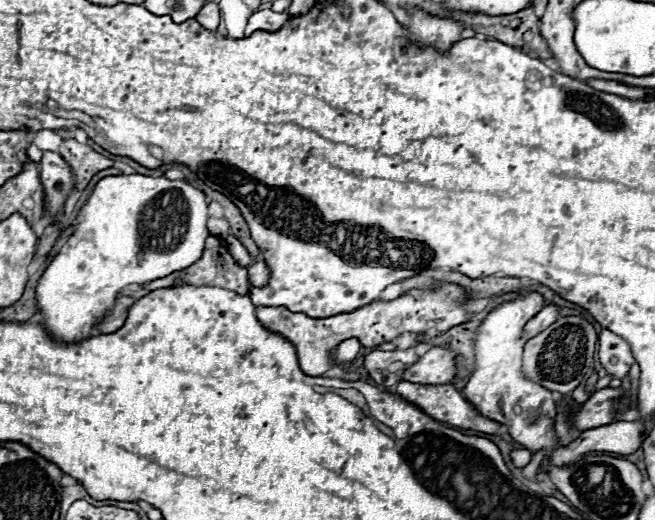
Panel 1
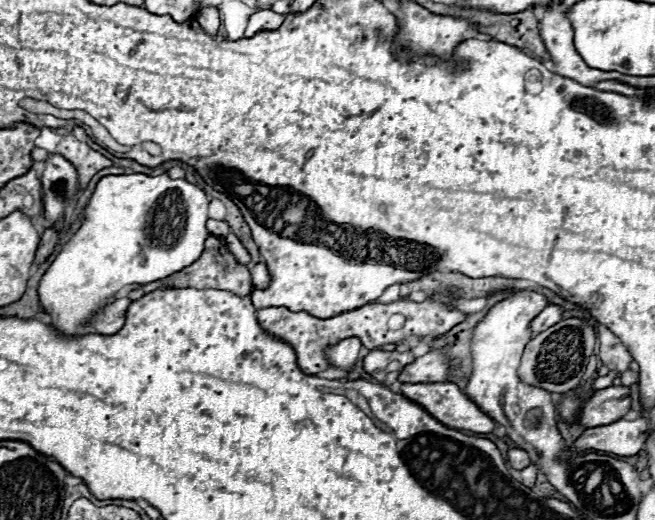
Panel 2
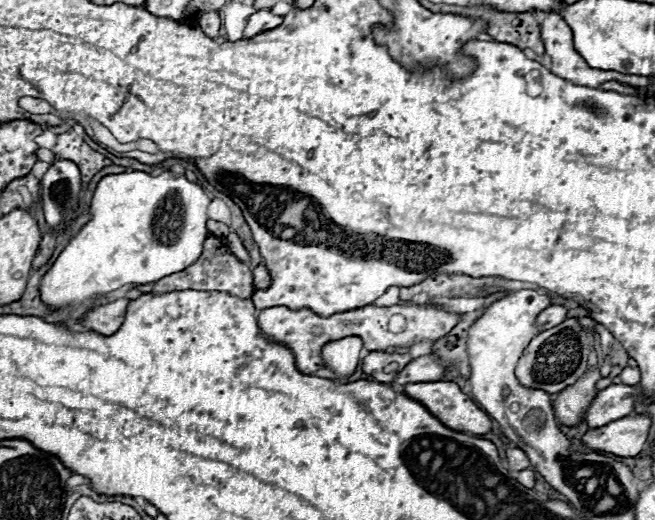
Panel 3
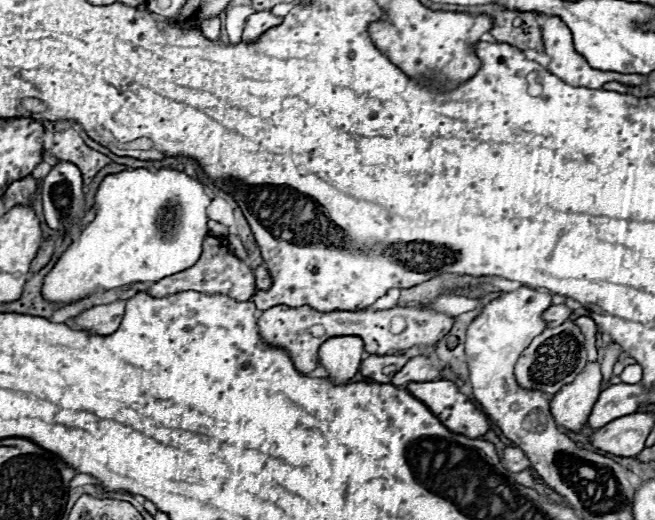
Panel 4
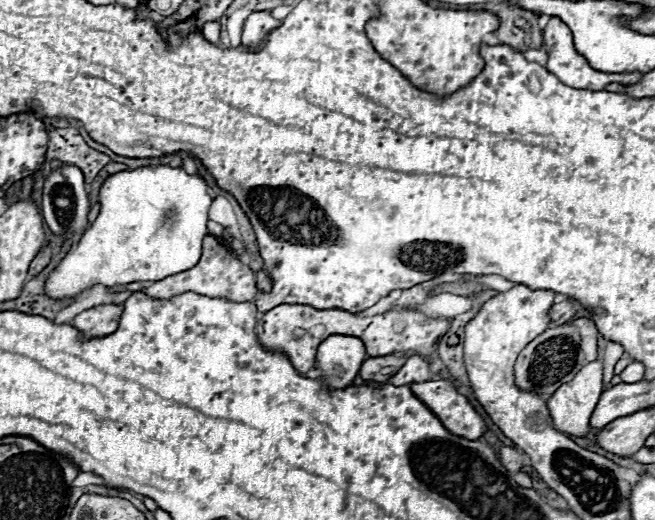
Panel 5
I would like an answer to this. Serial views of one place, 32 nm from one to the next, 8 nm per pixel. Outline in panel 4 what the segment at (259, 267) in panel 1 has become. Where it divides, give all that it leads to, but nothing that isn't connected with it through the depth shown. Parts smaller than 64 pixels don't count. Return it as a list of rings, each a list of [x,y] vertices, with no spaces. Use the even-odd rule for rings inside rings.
[[[260,266],[260,268],[256,268],[256,270],[254,270],[254,274],[256,274],[256,288],[258,288],[258,290],[270,290],[272,280],[270,280],[270,276],[268,276],[266,268],[264,268],[264,266]]]

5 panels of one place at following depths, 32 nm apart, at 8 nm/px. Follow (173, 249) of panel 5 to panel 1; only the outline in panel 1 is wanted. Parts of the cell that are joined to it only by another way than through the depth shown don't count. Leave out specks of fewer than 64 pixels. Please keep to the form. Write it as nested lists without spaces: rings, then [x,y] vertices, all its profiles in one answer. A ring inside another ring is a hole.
[[[144,174],[102,178],[80,210],[74,234],[56,254],[36,286],[36,300],[48,332],[52,332],[56,340],[64,342],[76,342],[84,340],[84,336],[92,336],[90,330],[102,316],[106,316],[108,308],[112,308],[116,300],[116,294],[124,286],[148,284],[172,272],[184,270],[200,260],[204,240],[210,236],[206,222],[208,202],[204,200],[204,192],[186,180],[168,180],[166,176],[154,178]]]

